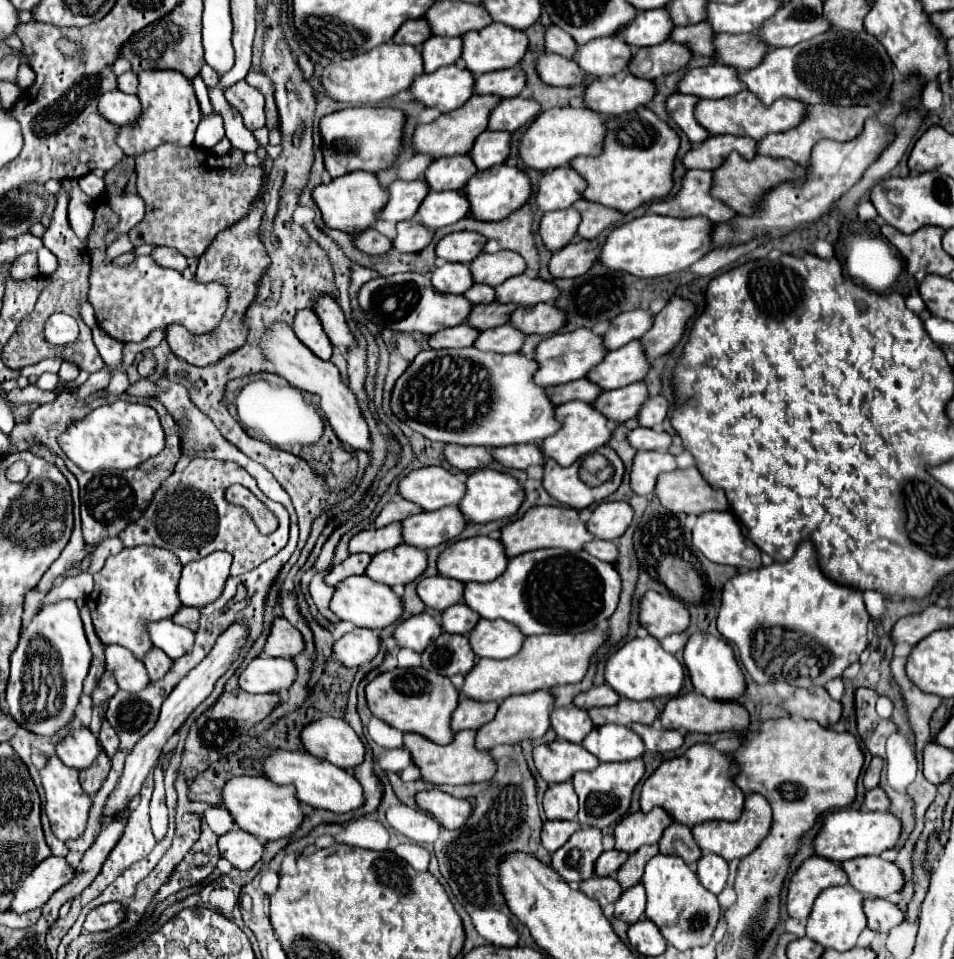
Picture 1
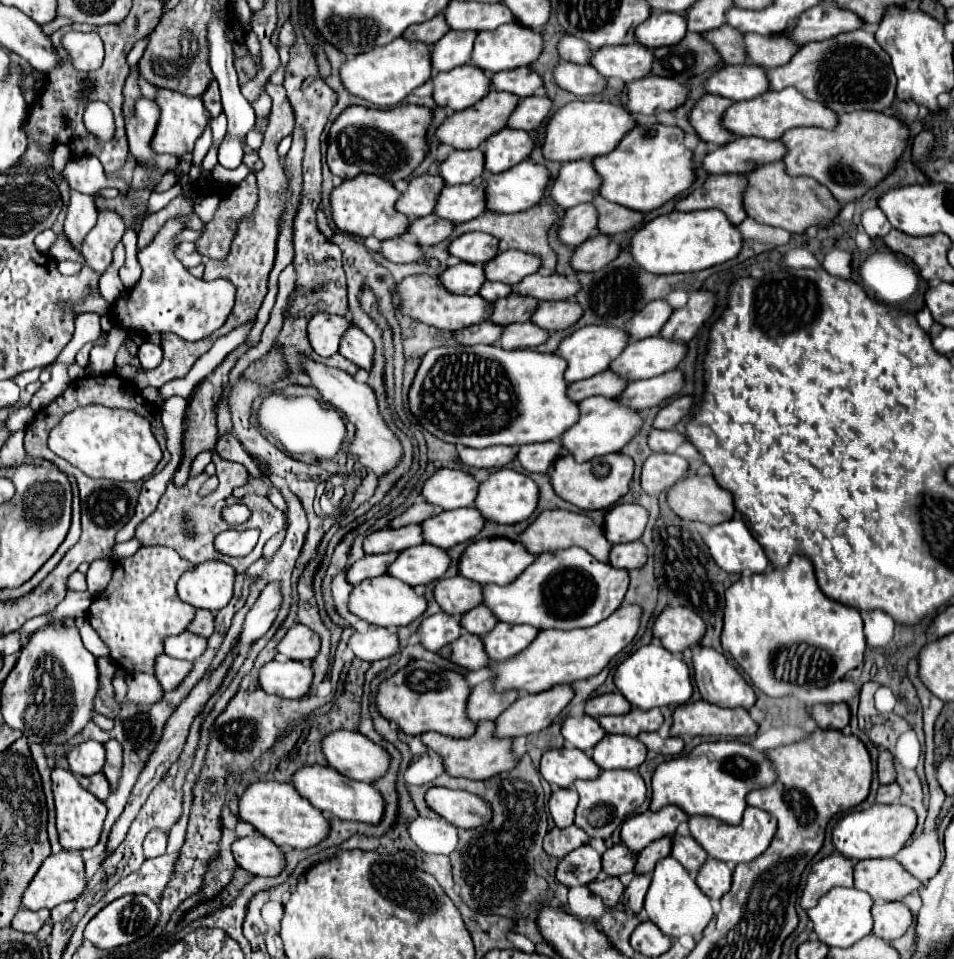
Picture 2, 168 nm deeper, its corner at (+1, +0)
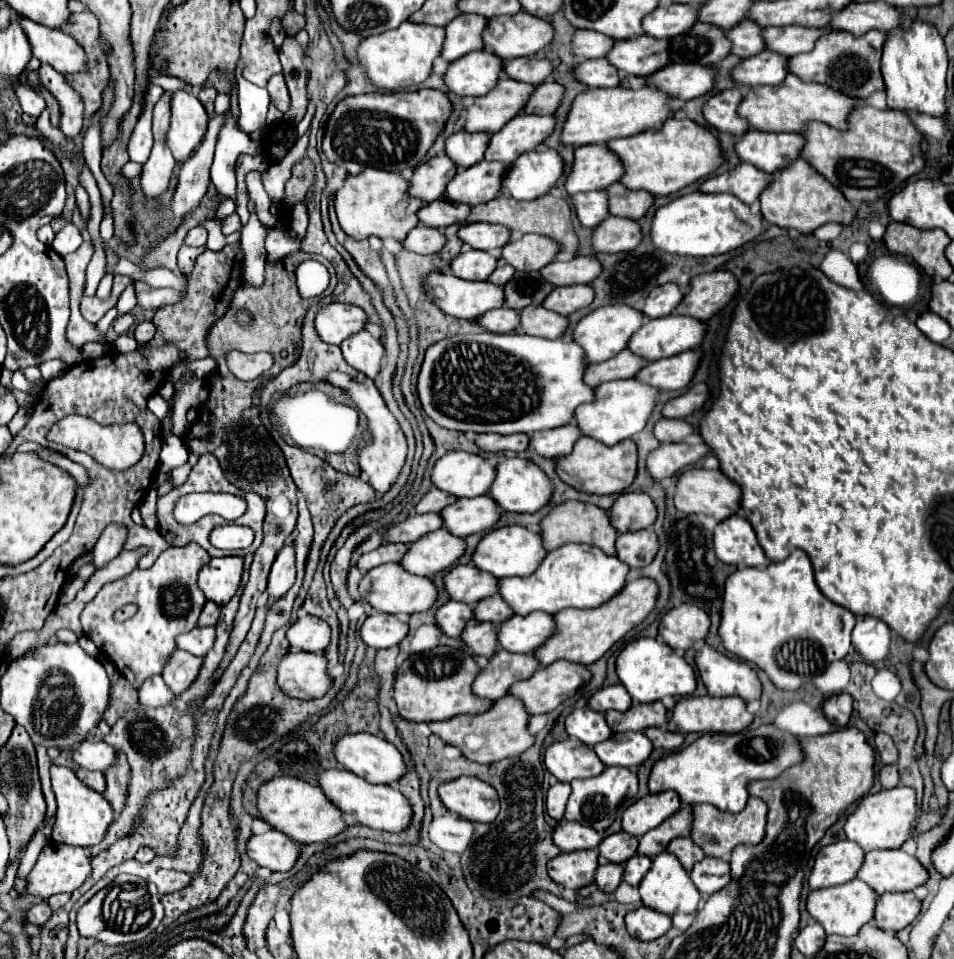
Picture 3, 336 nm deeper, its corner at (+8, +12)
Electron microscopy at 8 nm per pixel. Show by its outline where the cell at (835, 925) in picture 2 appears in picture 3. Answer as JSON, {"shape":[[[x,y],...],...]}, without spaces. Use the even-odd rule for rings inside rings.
{"shape":[[[853,879],[839,887],[825,887],[825,889],[811,891],[807,897],[807,911],[811,913],[811,917],[817,923],[821,923],[821,927],[825,929],[827,935],[851,937],[851,935],[857,935],[859,929],[873,919],[877,897],[879,895],[865,881]]]}

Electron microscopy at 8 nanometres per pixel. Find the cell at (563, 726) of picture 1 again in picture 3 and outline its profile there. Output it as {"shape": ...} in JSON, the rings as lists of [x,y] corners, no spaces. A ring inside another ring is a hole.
{"shape":[[[575,709],[573,713],[567,715],[565,727],[571,737],[577,737],[589,747],[607,741],[613,735],[613,731],[605,723],[605,715],[593,709]]]}

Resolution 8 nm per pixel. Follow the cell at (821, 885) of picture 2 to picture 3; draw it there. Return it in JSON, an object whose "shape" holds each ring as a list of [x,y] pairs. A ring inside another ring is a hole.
{"shape":[[[837,841],[823,847],[817,853],[809,887],[823,889],[833,885],[843,885],[857,877],[865,859],[865,851],[853,841]]]}

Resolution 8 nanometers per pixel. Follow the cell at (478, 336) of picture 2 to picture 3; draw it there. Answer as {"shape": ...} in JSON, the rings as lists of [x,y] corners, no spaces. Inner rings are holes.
{"shape":[[[493,309],[489,313],[485,313],[481,319],[477,319],[479,325],[483,325],[487,331],[495,331],[495,333],[513,333],[519,327],[519,313],[513,309]]]}

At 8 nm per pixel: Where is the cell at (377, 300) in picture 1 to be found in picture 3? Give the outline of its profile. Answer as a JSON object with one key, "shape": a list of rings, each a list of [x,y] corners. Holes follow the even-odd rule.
{"shape":[[[431,273],[425,289],[447,315],[459,319],[479,319],[505,303],[503,287],[489,281],[465,281],[449,273]]]}

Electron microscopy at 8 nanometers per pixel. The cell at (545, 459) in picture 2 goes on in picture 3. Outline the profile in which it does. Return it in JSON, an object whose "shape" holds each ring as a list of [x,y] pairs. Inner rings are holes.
{"shape":[[[569,423],[549,431],[537,431],[531,435],[531,447],[543,457],[565,457],[573,451],[573,445],[581,437],[577,423]]]}

